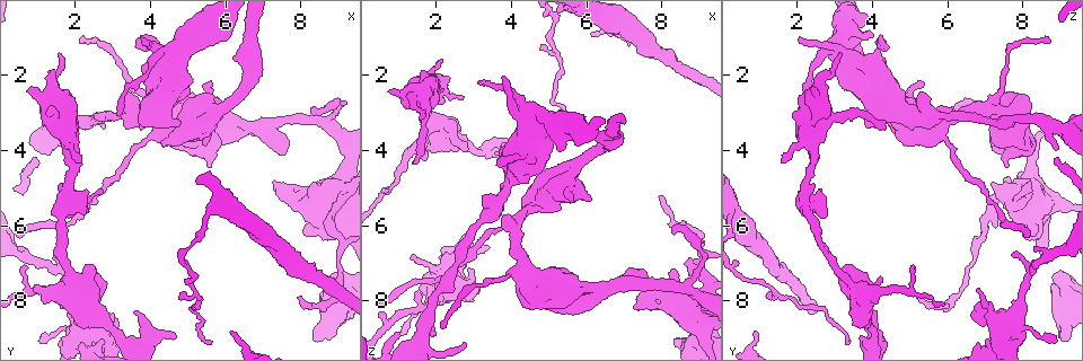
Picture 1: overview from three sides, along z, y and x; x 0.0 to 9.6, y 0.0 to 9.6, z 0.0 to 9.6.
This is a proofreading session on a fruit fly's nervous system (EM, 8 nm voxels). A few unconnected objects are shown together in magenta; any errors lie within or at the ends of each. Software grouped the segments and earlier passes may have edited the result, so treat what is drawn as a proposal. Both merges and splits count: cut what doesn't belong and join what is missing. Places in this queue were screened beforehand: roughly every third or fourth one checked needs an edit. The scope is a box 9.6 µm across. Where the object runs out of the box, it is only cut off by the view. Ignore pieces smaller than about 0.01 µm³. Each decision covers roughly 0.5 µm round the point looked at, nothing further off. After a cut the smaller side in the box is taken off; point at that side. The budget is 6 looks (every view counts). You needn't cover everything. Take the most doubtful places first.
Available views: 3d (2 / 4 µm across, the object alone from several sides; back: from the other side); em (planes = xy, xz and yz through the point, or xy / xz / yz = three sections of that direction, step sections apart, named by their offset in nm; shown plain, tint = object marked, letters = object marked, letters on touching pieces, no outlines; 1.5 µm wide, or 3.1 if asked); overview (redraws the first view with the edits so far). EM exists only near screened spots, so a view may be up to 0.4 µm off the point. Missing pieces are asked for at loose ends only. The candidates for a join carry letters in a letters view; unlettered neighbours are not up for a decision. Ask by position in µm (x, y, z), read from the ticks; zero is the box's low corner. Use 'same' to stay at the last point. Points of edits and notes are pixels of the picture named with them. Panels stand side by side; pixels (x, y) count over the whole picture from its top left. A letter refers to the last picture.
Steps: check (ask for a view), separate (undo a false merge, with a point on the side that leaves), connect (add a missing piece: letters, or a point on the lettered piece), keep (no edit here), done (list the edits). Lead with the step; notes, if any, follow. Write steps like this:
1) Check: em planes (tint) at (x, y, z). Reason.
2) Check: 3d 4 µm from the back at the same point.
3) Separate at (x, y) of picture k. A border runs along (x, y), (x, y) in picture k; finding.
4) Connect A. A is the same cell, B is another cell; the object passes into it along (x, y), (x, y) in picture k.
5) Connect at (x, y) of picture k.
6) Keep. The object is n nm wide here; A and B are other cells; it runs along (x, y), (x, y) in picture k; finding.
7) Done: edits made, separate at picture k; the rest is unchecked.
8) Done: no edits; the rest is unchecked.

Check: 3d 2 µm at (1.35, 3.40, 4.30).

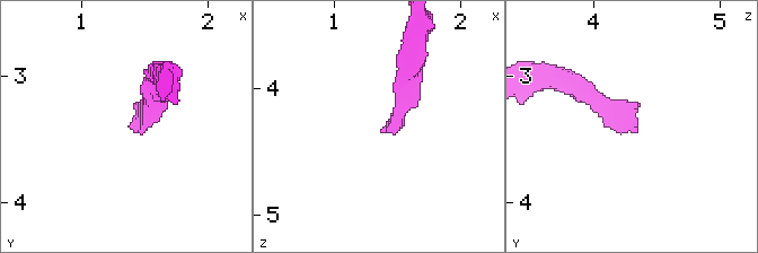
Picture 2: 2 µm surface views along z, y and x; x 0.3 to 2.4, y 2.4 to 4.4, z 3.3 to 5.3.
Check: em planes (letters) at (1.38, 3.40, 4.34). Now the EM.

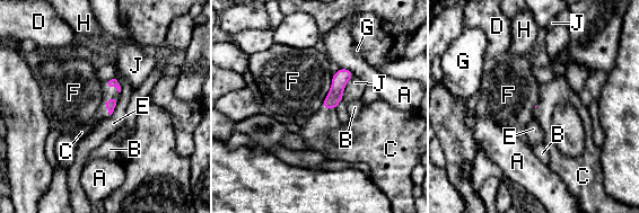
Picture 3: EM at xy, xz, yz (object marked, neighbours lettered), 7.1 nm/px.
Connect C. C is the same cell, A, B, D, E, F, G, H and J are other cells; the neuron continues.

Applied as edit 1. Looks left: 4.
Check: 3d 4 µm at (3.75, 1.05, 2.10). Free end.

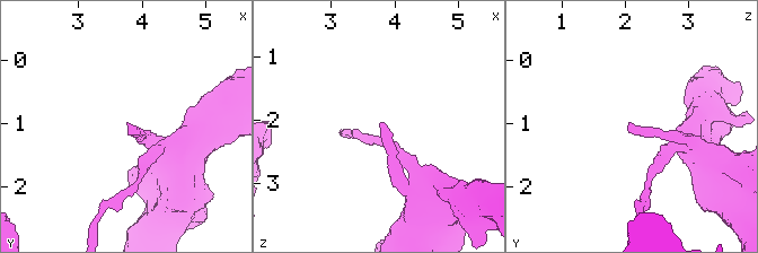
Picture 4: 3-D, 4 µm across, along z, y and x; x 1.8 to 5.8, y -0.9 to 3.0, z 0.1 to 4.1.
Check: em xy step 4 (tint) at (3.75, 1.05, 2.05). Need the tissue.

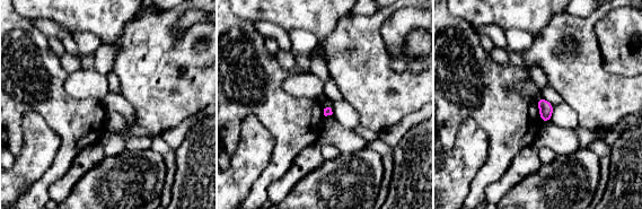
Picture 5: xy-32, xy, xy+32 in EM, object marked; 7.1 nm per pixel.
Check: em xz step 8 (letters) at the same point. Another direction.

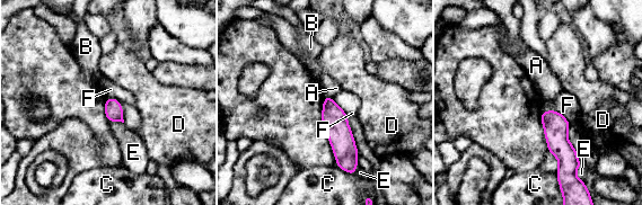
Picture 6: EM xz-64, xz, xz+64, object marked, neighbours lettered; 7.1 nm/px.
Keep. The longest contact is with F, 160 nm; A, B, C, D, E and F are other cells; a border runs along (332, 98), (346, 113) in picture 6; none of them fits.

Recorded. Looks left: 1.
Check: em yz step 4 (letters) at (0.70, 2.40, 2.40). An open end.

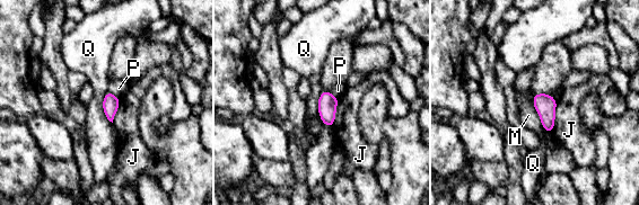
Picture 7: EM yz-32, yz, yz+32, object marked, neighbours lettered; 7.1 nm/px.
Keep. J, M, P and Q are other cells; none of them fits.

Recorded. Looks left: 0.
Done: edits made, connect at picture 3; the rest is unchecked.

